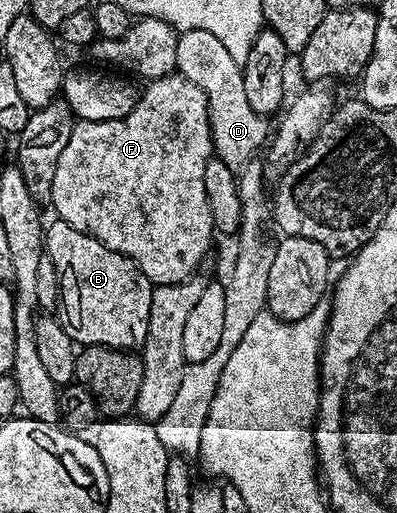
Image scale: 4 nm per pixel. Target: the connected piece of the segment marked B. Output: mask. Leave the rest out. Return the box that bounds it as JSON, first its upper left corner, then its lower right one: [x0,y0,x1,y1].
[45,219,150,351]

